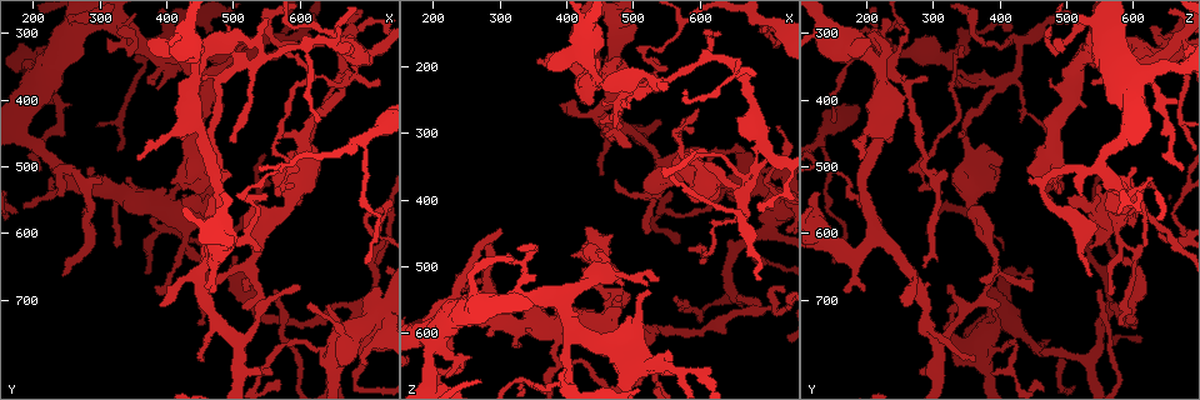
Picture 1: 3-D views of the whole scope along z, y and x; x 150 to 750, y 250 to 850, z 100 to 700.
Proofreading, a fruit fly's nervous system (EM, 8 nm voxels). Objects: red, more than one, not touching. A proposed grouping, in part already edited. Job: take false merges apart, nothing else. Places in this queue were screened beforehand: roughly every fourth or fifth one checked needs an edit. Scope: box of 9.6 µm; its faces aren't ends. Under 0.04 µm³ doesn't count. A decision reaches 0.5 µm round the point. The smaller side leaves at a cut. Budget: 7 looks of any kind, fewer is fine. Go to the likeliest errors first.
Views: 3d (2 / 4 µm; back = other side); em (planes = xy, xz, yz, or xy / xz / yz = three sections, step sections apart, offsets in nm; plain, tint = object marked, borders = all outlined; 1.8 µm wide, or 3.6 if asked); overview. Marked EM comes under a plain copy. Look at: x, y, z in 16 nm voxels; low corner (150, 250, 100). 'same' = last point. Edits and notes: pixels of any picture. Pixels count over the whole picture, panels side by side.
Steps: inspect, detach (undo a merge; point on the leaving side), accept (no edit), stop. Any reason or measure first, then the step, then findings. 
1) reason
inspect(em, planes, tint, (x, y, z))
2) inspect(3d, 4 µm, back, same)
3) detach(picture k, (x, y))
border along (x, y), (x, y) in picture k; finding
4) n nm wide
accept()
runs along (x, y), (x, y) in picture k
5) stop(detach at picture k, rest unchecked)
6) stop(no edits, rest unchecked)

branch point
inspect(em, planes, tint, (670, 375, 390))

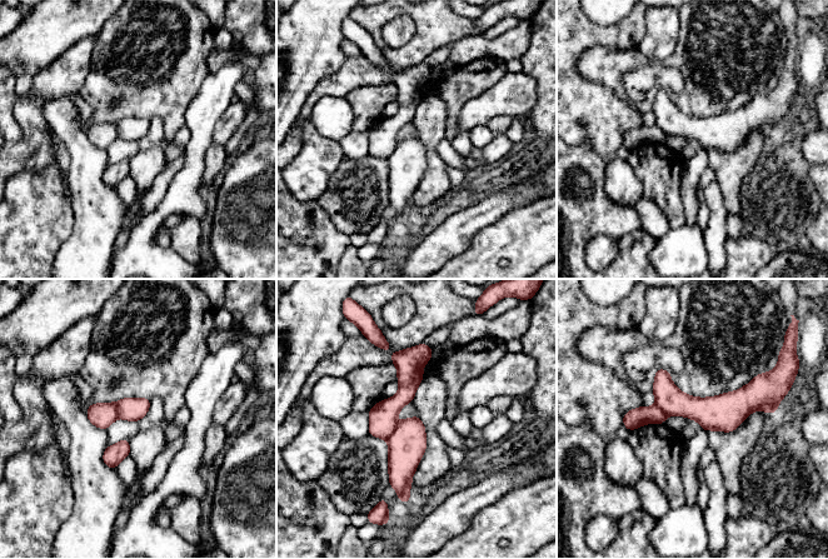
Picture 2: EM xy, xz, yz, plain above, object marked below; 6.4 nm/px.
detach(picture 2, (383, 415))
the part that leaves runs along (423, 347), (407, 392), (372, 432) in picture 2; a second neuron is stuck on

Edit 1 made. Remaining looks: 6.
side arm on a straight run
inspect(em, 3.6 µm, xz, step 8, tint, (565, 310, 655))

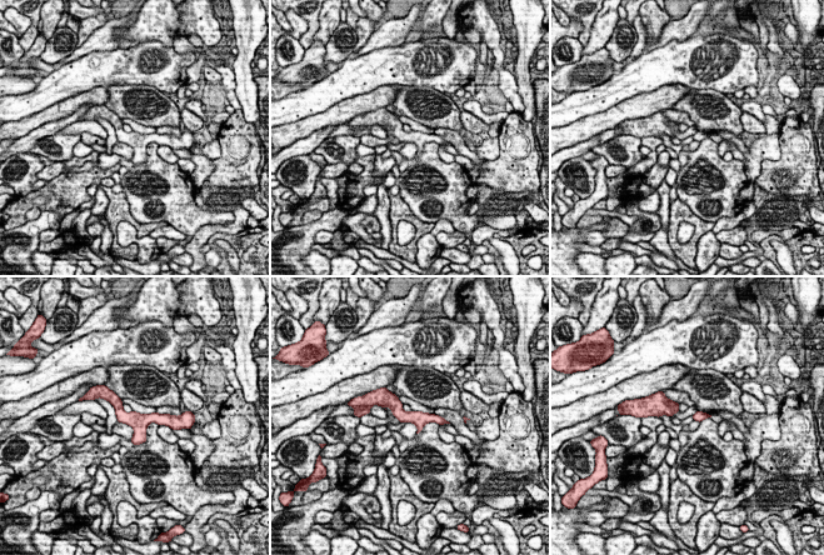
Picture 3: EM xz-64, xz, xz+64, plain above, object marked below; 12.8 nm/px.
130 nm wide
accept()
one neuron here

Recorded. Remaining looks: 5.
thick turns thin
inspect(3d, 4 µm, (445, 435, 220))

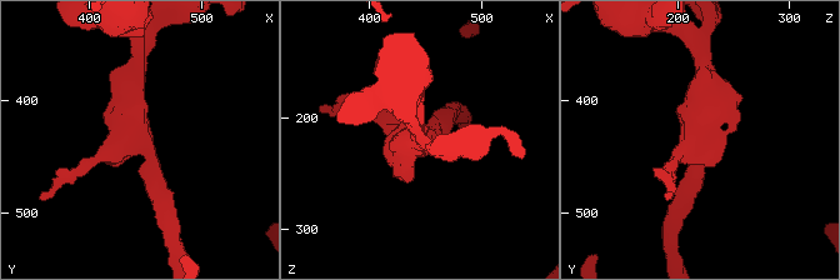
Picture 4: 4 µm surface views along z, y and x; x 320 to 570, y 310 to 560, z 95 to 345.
inspect(em, xz, step 4, tint, (440, 430, 220))

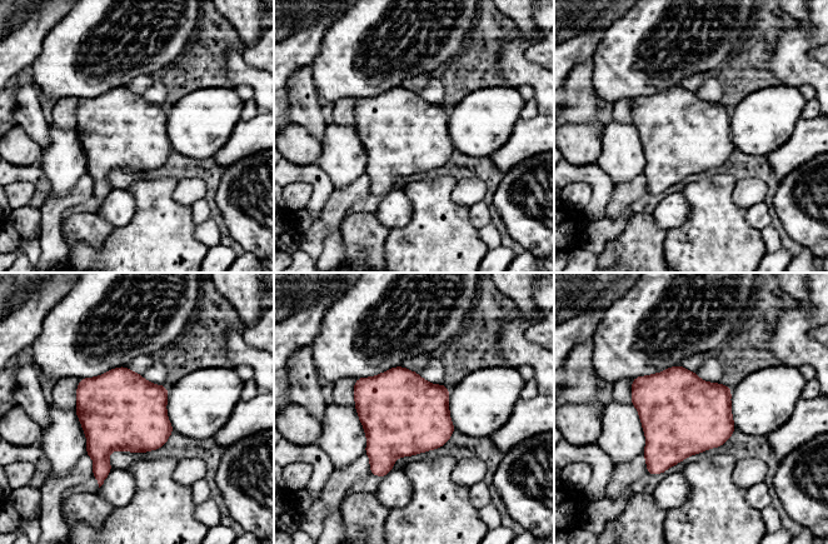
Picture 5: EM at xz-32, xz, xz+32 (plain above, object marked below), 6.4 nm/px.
cut it another way
inspect(em, planes, borders, same)

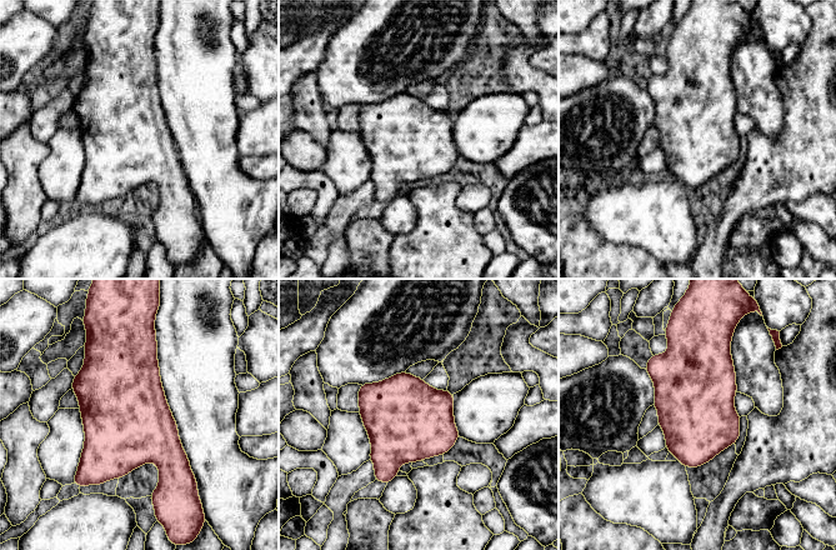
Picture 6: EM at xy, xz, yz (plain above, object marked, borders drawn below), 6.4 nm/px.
accept()
continuous, no second neuron

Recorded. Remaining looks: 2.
stop(detach at picture 2, rest unchecked)

